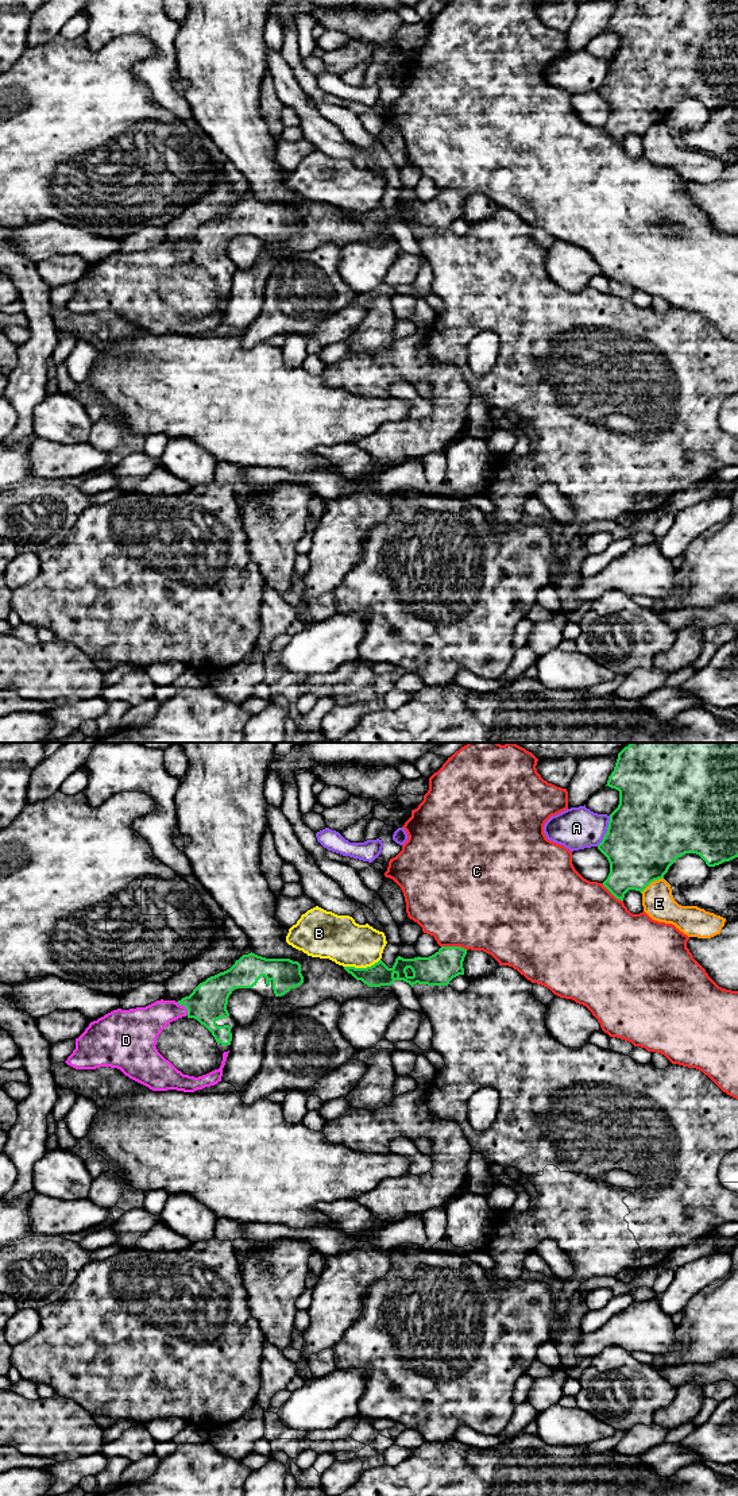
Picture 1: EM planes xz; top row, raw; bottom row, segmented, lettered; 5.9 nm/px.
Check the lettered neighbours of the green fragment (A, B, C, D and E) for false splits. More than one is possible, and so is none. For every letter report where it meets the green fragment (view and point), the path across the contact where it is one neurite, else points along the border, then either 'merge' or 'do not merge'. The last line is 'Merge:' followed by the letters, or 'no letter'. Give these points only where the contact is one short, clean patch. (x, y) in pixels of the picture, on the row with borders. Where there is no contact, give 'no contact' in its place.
A: xz (607, 831) | do not merge
B: xz (362, 968) | do not merge
C: xz (455, 947) | do not merge
D: xz (185, 1006) | merge
E: xz (652, 880) | do not merge
Merge: D

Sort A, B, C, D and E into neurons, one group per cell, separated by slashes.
A / B / C / D / E

